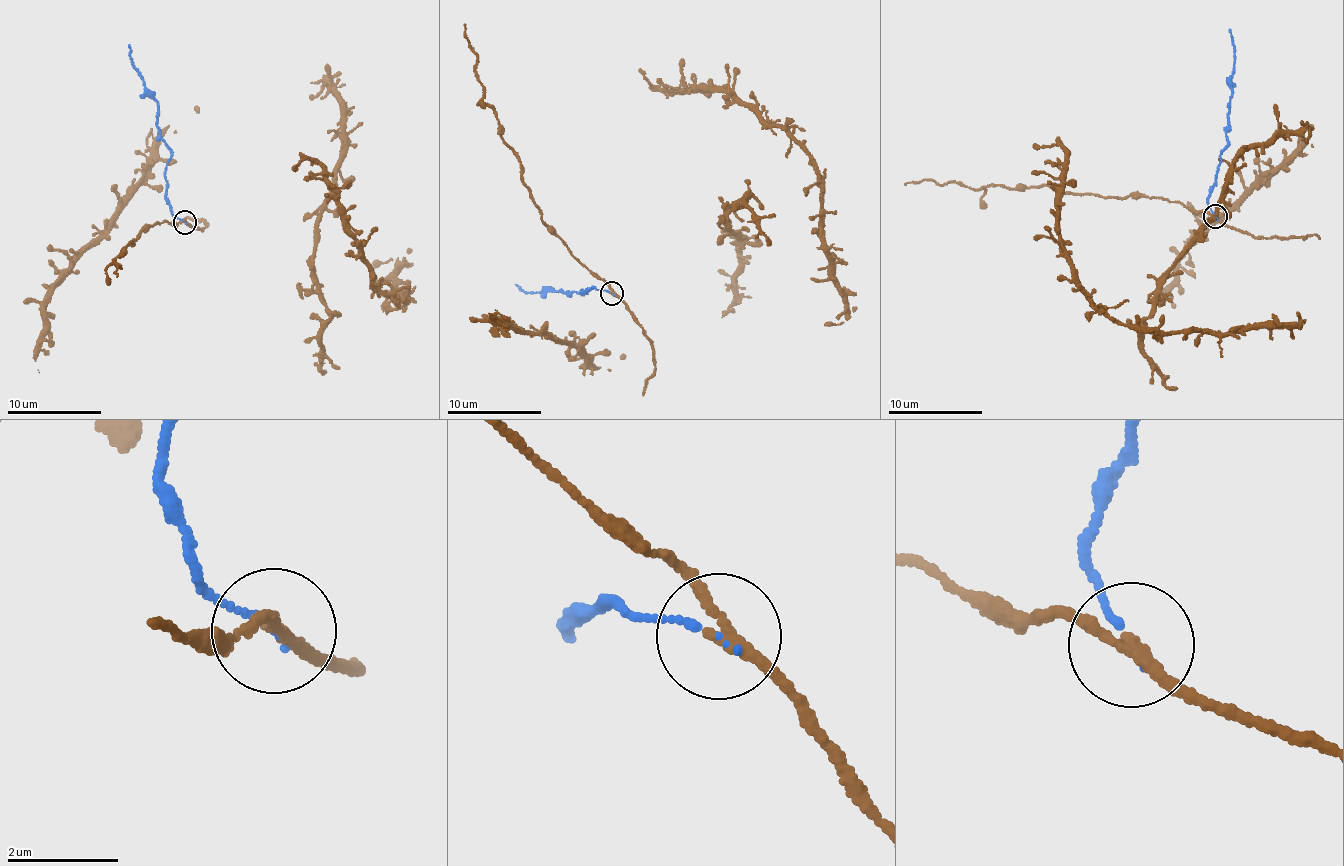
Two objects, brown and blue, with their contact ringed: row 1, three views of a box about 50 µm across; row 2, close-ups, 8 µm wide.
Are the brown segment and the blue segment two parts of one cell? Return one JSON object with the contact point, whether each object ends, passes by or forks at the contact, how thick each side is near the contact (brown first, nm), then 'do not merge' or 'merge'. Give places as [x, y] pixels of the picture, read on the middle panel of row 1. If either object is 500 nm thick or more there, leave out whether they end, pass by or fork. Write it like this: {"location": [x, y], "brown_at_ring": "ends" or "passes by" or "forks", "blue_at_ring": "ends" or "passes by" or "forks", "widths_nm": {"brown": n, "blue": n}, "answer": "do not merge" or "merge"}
{"location": [612, 293], "brown_at_ring": "passes by", "blue_at_ring": "ends", "widths_nm": {"brown": 200, "blue": 100}, "answer": "merge"}

